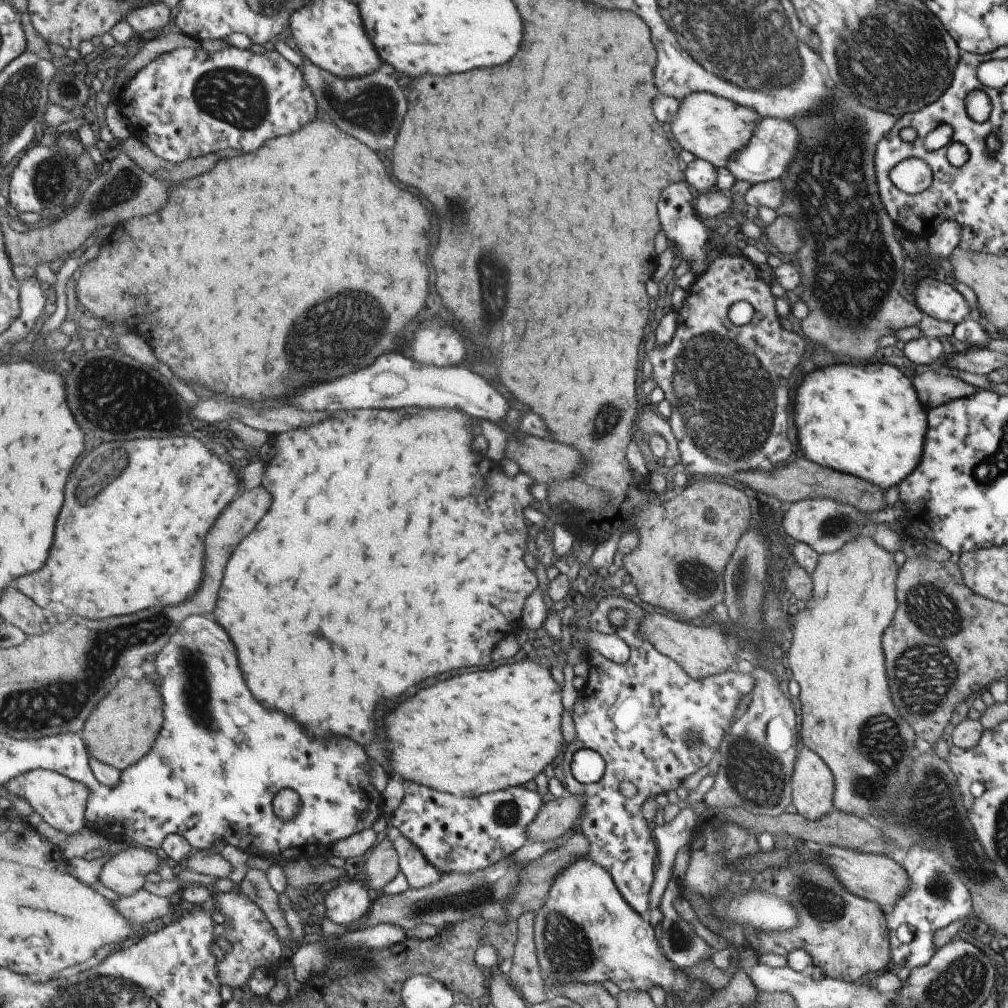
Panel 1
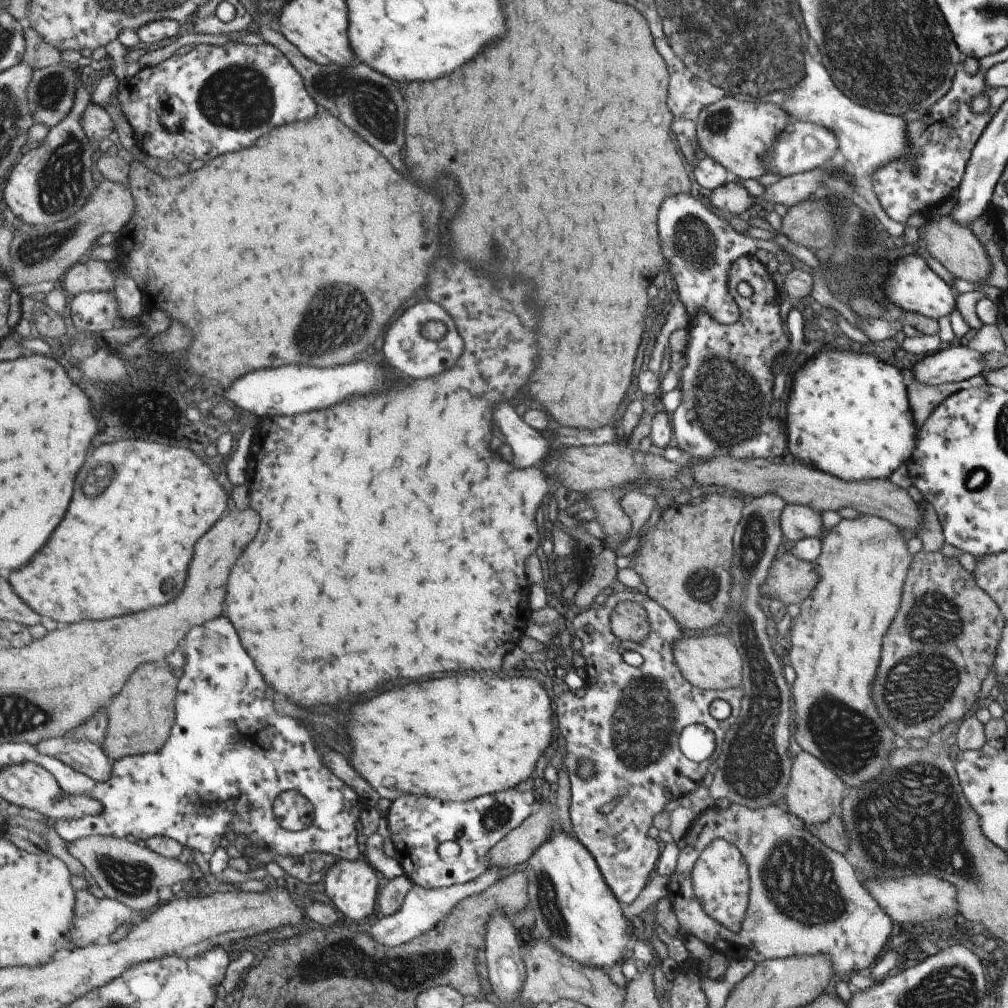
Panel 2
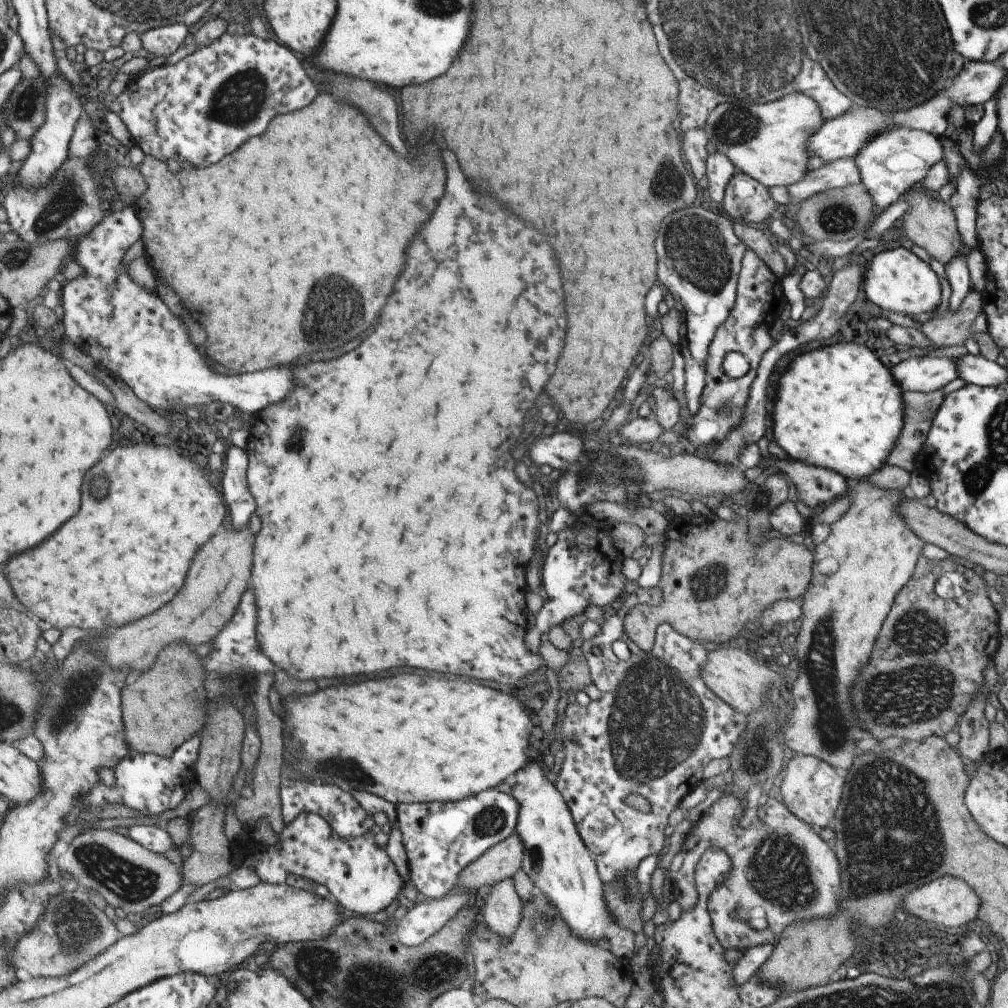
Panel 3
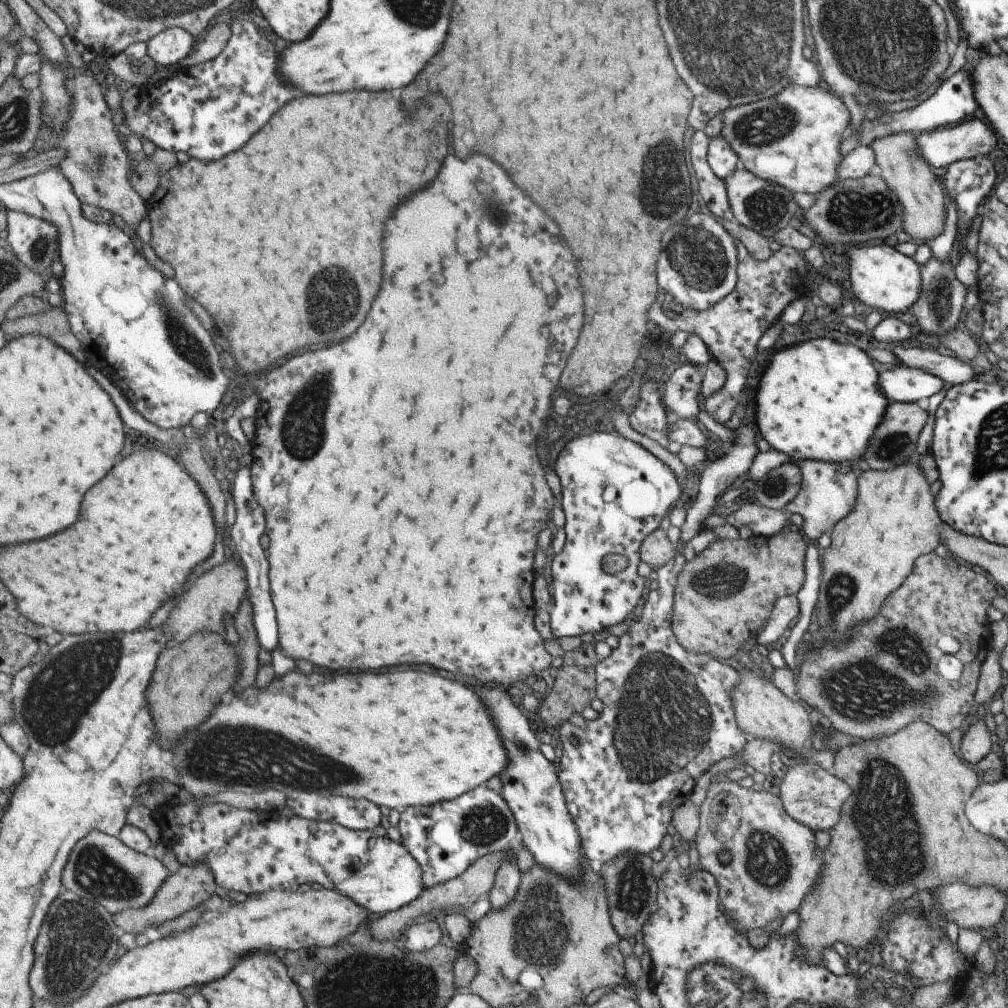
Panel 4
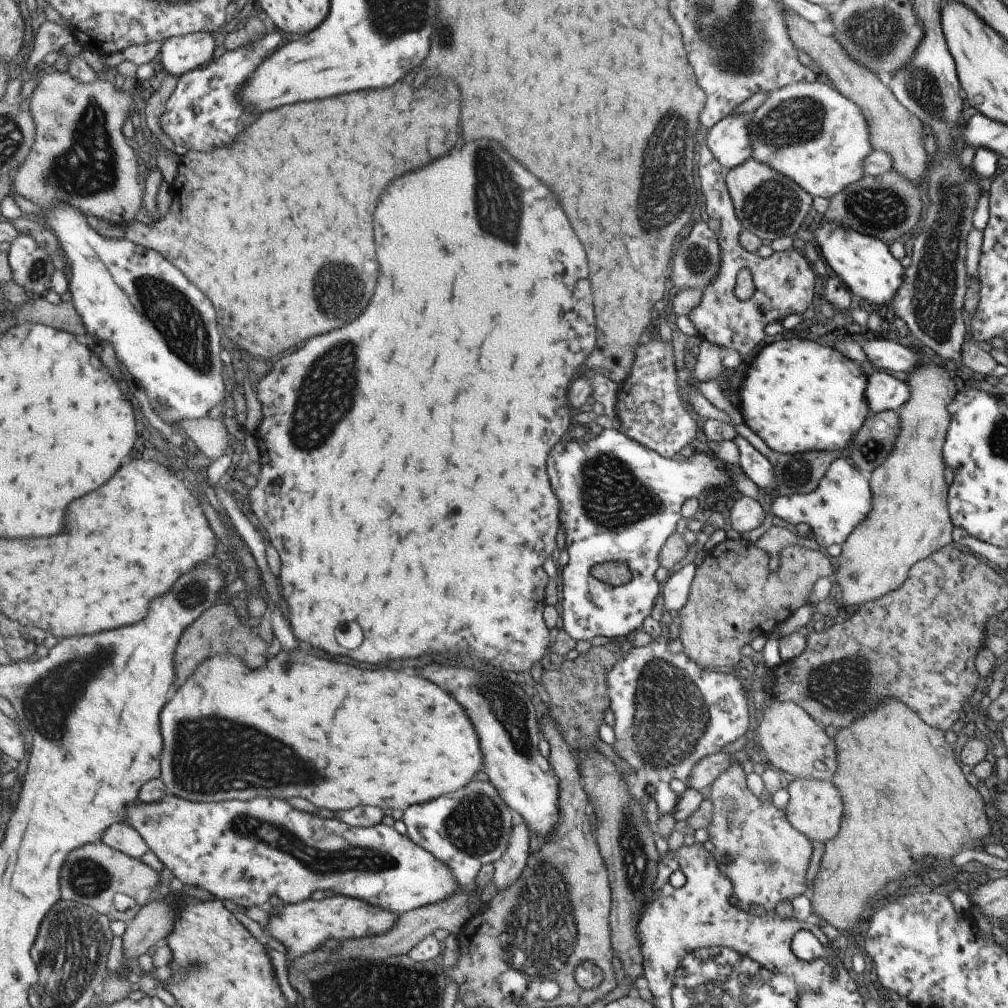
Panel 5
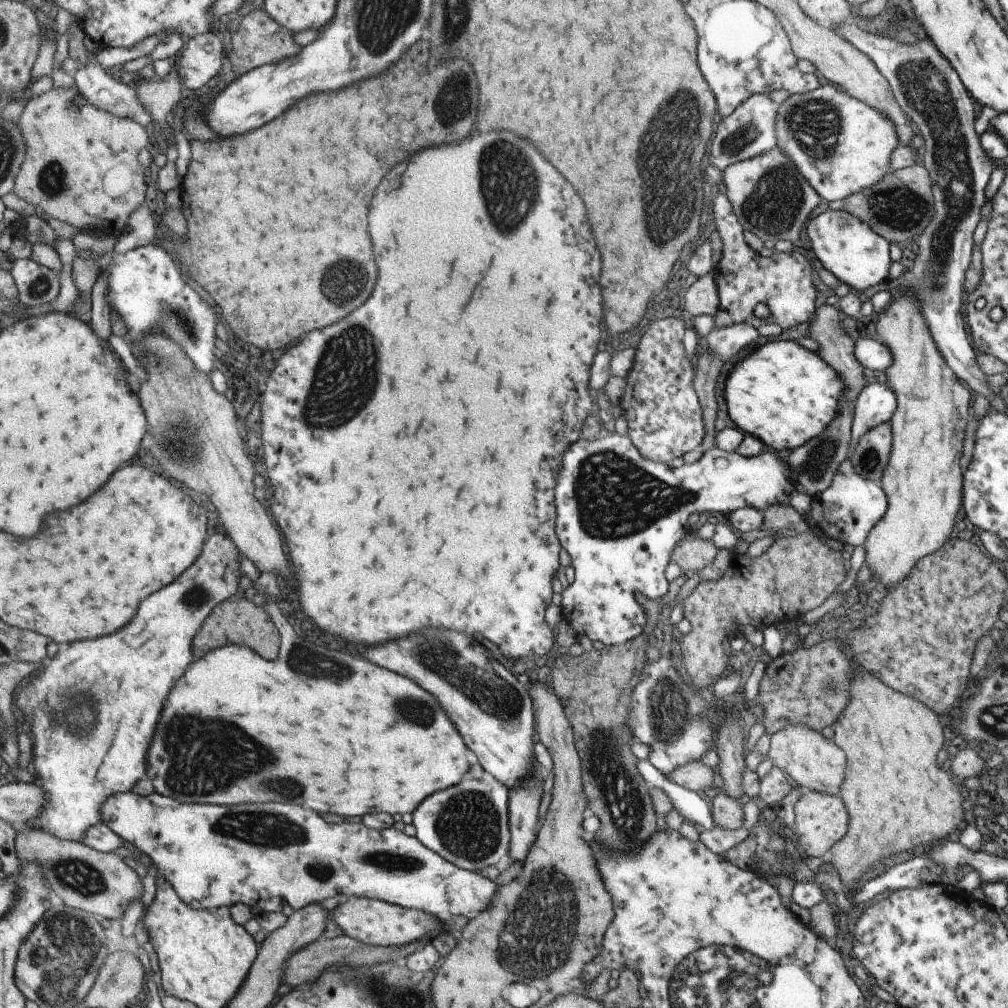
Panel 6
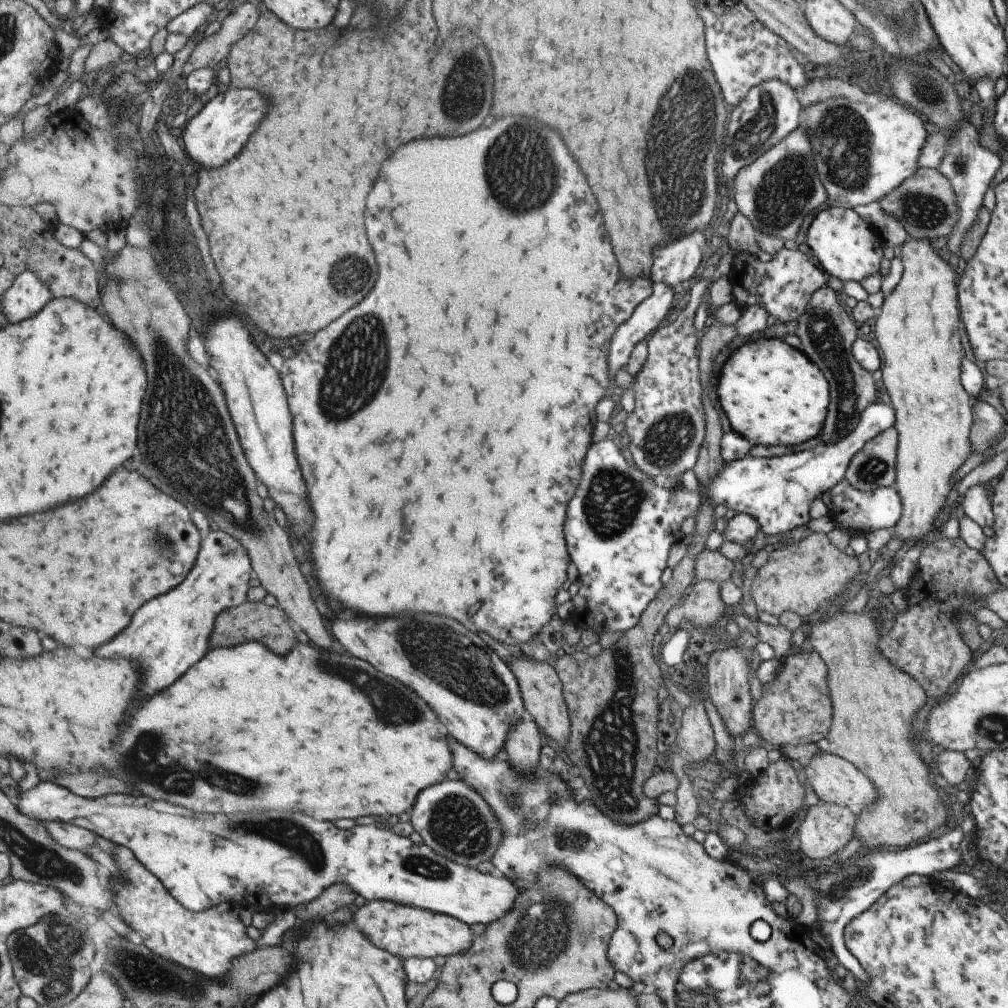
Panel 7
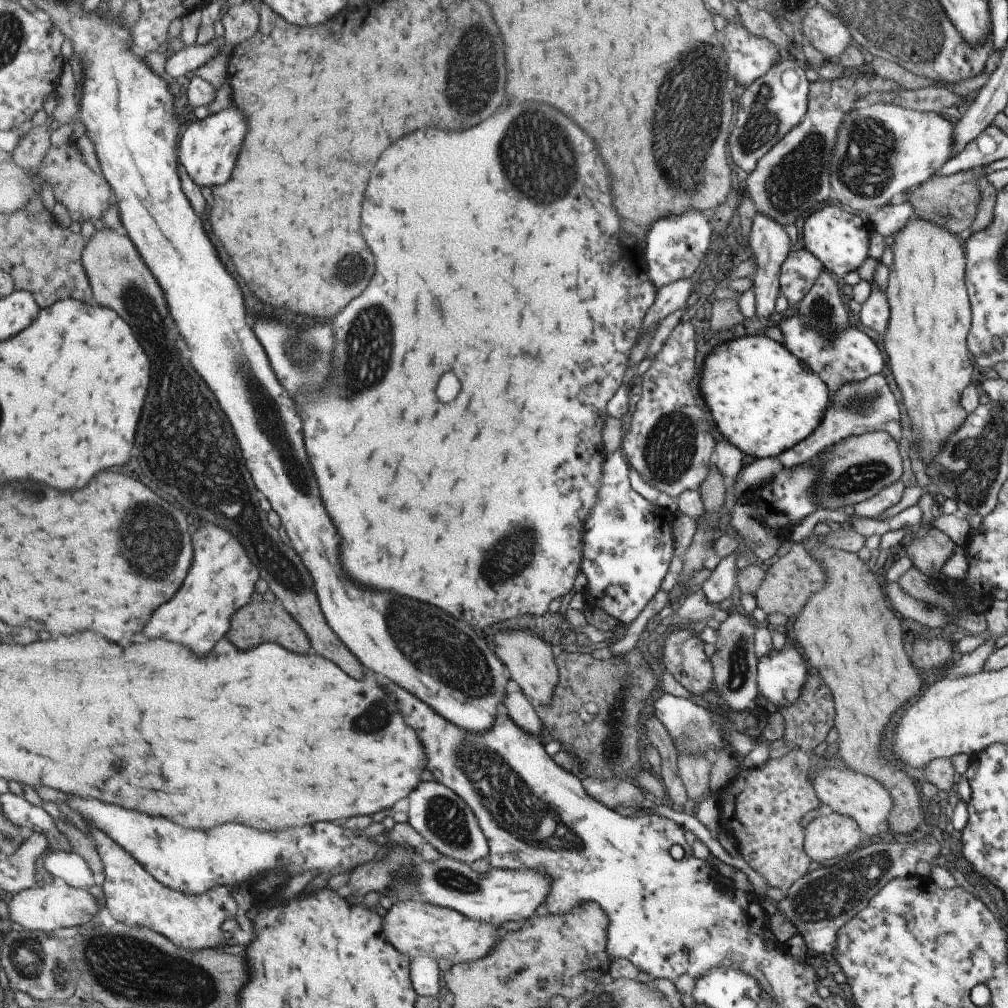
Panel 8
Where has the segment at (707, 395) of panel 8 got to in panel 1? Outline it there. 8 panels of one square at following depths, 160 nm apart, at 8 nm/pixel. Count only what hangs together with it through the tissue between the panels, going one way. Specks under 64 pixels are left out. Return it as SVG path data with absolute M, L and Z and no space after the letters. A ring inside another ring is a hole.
M870 361L815 368L801 380L795 392L793 422L797 446L802 456L815 464L856 476L886 490L903 480L920 461L927 411L921 406L909 379L893 365Z

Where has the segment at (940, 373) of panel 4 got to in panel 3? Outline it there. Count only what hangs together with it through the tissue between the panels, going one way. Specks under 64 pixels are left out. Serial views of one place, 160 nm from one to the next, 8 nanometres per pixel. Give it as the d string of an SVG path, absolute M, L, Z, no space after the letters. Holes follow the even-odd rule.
M969 353L957 357L954 360L957 378L965 383L971 383L980 387L995 386L999 383L1007 383L1007 370L1001 361L987 360L981 355Z

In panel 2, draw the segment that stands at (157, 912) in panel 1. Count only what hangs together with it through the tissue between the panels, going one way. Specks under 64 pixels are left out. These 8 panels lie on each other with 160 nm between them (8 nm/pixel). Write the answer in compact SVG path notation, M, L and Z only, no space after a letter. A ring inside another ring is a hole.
M87 889L76 891L76 915L68 939L77 948L87 947L101 936L111 936L121 924L135 925L147 913L132 909L115 899L95 898Z

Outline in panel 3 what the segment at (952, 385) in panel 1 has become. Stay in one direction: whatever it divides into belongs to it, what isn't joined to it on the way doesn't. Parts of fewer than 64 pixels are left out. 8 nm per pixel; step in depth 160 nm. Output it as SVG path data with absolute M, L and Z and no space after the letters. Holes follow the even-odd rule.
M941 390L902 393L902 423L894 445L884 458L885 465L897 466L907 472L915 468L915 458L921 452L933 415L941 404Z

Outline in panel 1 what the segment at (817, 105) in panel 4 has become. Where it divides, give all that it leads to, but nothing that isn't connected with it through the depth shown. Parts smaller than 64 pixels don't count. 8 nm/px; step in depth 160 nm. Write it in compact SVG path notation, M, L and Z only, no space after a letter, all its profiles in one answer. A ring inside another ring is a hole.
M696 92L677 102L678 111L669 120L677 144L695 157L709 161L714 167L725 168L728 158L748 143L757 123L763 118L753 109L712 93Z

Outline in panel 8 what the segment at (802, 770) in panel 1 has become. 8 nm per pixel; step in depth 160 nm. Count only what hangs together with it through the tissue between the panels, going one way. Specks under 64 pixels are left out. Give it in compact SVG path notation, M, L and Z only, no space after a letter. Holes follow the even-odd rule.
M830 812L813 819L804 828L802 847L811 862L839 858L861 846L862 832L848 816Z

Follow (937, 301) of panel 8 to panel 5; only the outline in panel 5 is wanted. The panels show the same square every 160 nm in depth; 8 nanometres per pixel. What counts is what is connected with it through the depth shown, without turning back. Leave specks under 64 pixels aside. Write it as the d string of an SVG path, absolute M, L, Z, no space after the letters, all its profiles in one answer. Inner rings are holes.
M924 348L919 354L922 356L920 363L909 374L899 375L906 382L910 395L897 411L900 427L893 448L885 460L867 475L872 494L870 511L850 532L841 545L841 554L833 560L832 596L839 596L843 604L851 607L858 607L899 588L913 564L952 542L953 526L947 508L948 485L943 479L945 463L942 459L942 444L950 423L948 406L958 391L943 367L927 358L928 352Z

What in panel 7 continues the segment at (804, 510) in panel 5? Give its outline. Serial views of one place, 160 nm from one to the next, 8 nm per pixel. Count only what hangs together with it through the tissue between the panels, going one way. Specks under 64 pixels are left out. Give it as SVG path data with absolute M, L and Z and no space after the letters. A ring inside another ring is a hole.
M841 479L830 491L831 509L827 511L836 522L839 530L847 532L865 532L879 529L893 529L894 524L899 520L902 508L900 498L894 486L876 488L868 493L862 493L851 488L846 480Z

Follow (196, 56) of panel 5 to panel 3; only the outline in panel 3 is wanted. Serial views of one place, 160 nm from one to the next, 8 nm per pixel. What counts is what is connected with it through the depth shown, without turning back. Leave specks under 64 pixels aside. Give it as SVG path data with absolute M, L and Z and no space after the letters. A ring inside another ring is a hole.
M173 21L169 25L147 31L142 37L144 48L155 56L171 56L181 46L185 46L185 38L189 27L181 21Z

